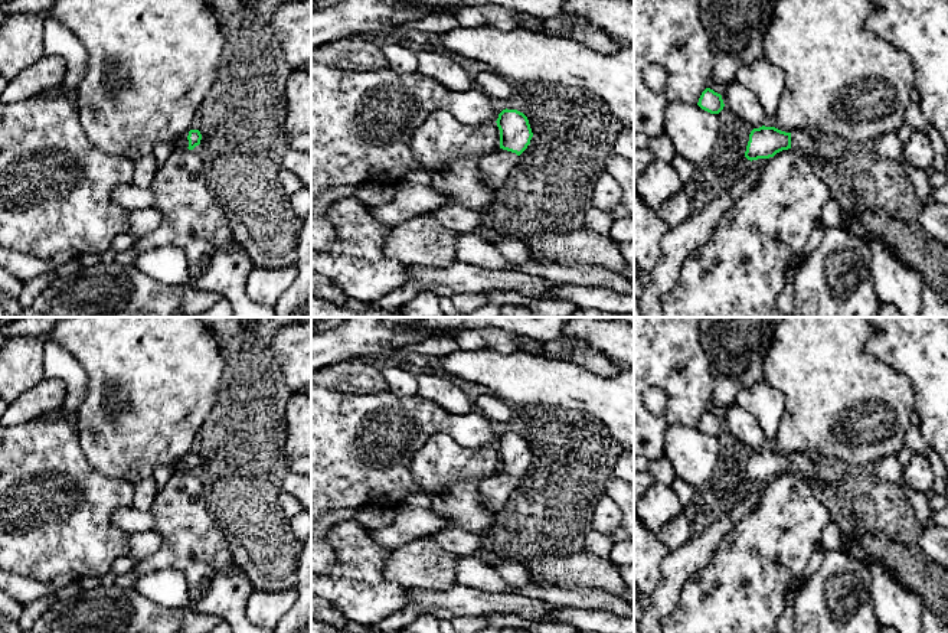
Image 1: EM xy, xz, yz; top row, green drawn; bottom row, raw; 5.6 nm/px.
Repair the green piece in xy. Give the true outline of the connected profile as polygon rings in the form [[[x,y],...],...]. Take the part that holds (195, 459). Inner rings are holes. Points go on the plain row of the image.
[[[190,453],[187,456],[180,457],[177,461],[167,464],[167,466],[160,466],[154,472],[154,482],[156,487],[160,490],[163,489],[170,477],[176,473],[193,473],[196,469],[200,467],[202,457],[199,453]]]

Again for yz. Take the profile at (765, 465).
[[[762,448],[751,454],[745,480],[751,484],[769,482],[788,472],[800,474],[807,483],[817,477],[817,467],[808,453],[797,451],[792,456],[785,456]]]

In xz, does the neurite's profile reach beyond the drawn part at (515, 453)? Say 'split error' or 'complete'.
split error

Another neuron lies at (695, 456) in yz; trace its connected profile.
[[[671,425],[664,437],[663,454],[676,477],[702,493],[720,466],[722,450],[717,437],[697,427]]]

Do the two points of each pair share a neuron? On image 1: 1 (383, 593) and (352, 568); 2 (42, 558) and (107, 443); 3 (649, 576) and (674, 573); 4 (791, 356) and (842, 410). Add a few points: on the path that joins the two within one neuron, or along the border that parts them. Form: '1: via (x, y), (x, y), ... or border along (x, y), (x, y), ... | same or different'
1: via (376, 593), (359, 576) | same
2: border along (77, 437), (85, 460), (94, 469), (124, 480) | different
3: border along (669, 551), (662, 564), (662, 581), (650, 596) | different
4: via (804, 369), (832, 397) | same

